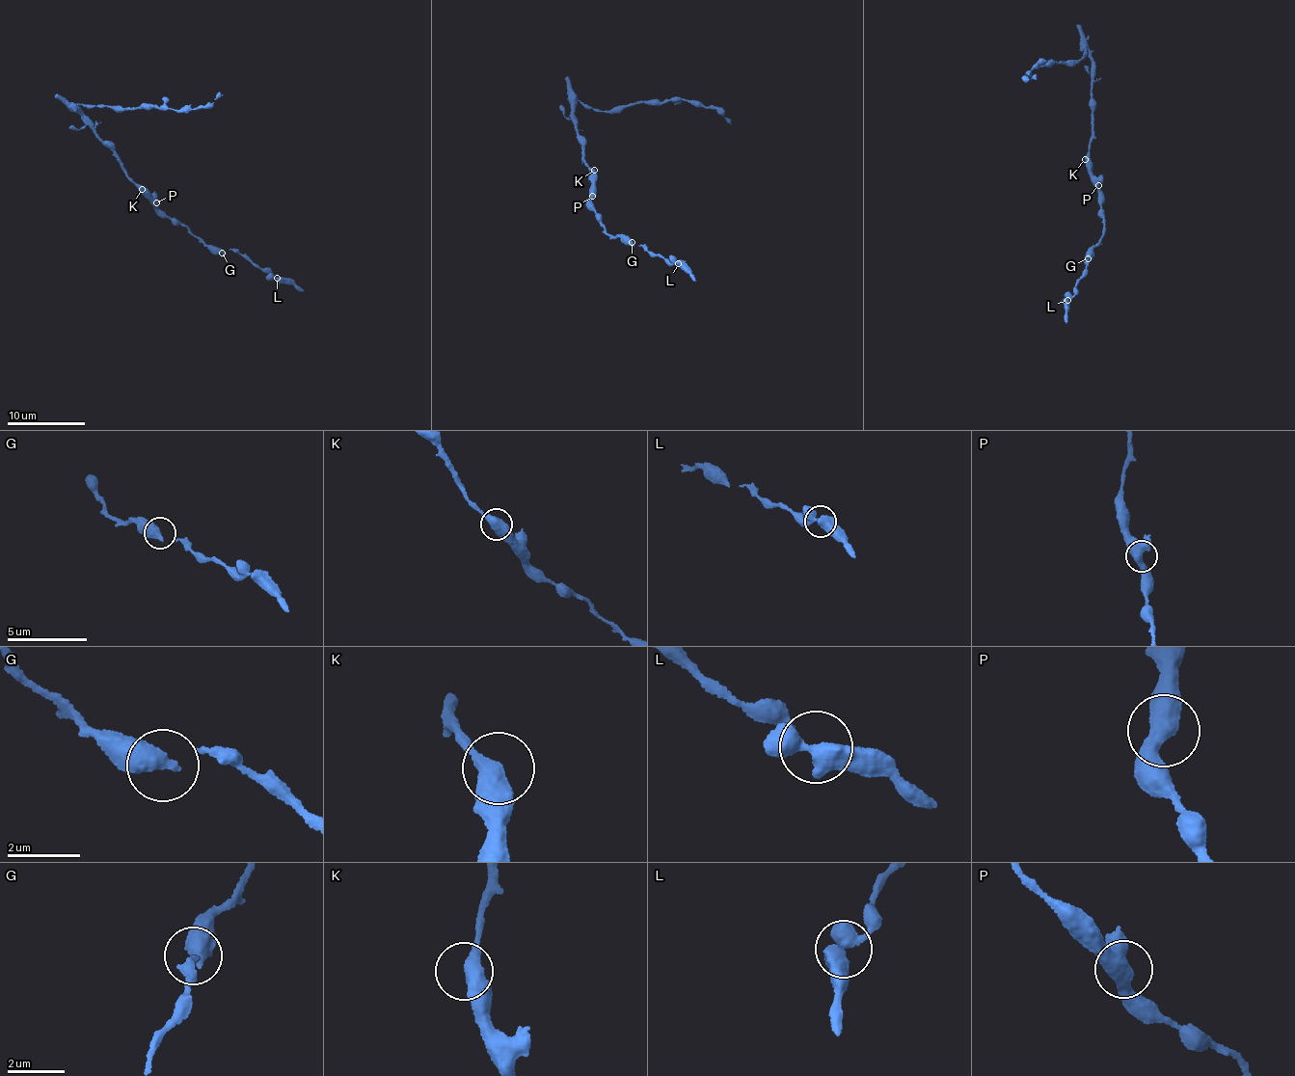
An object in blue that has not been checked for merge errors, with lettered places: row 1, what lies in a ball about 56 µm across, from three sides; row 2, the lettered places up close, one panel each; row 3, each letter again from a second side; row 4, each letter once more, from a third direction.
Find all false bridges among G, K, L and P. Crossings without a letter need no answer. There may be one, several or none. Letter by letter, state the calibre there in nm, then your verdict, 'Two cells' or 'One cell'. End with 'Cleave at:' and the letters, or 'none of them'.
G: Thickness 460 nm. One cell
K: Thickness 480 nm. One cell
L: Thickness 420 nm. One cell
P: Thickness 460 nm. One cell
Cleave at: none of them

